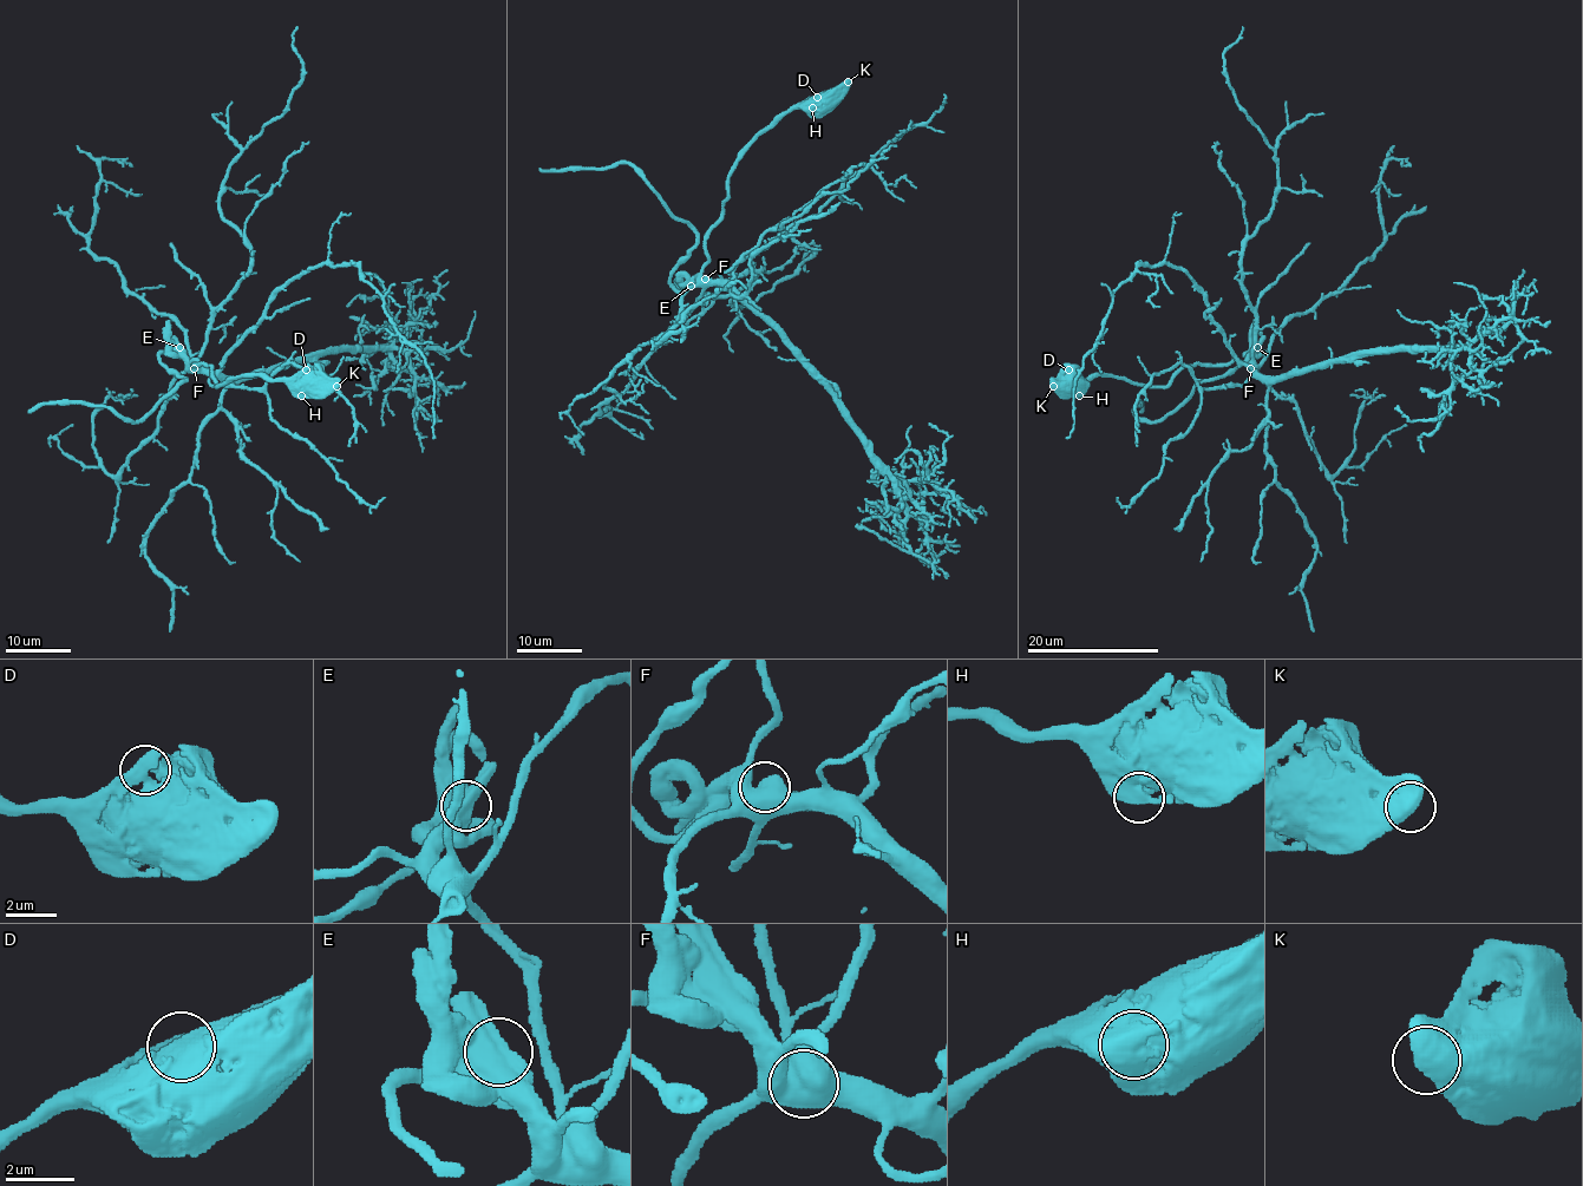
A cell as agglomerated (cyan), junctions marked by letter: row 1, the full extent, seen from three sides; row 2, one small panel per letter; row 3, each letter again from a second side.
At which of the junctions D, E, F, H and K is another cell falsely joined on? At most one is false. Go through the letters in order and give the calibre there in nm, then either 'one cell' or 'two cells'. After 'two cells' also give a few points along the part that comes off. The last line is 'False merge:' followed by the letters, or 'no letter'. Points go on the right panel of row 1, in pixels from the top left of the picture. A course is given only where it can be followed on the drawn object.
D: calibre 750 nm; one cell
E: calibre 850 nm; one cell
F: calibre 900 nm; one cell
H: calibre 1000 nm; one cell
K: calibre 750 nm; one cell
False merge: no letter

